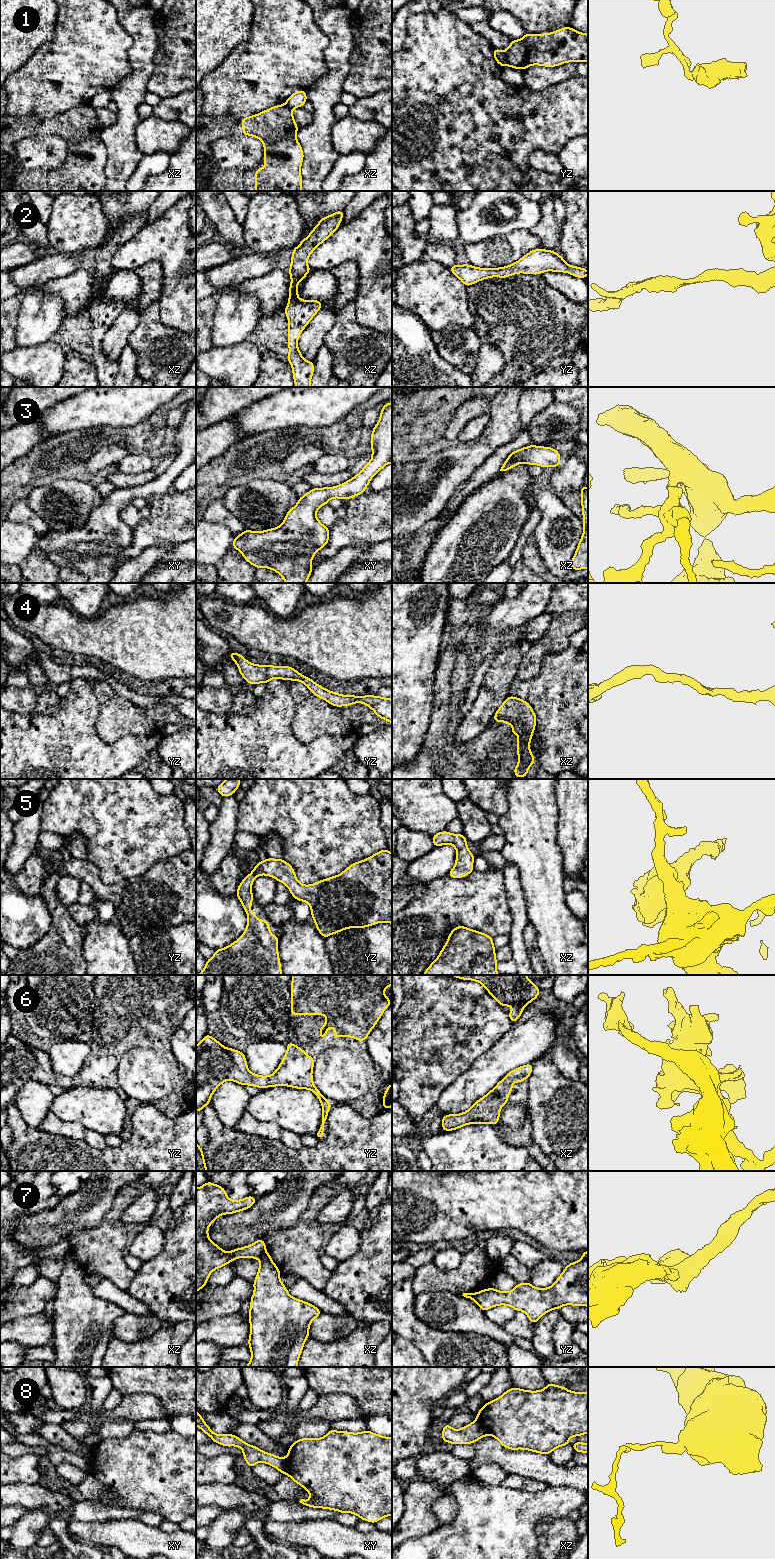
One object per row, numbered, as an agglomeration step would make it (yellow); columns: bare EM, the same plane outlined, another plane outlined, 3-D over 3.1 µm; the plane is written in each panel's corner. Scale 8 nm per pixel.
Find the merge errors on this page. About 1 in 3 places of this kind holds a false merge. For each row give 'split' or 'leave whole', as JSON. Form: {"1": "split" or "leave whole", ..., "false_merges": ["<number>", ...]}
{"1": "split", "2": "leave whole", "3": "leave whole", "4": "leave whole", "5": "leave whole", "6": "leave whole", "7": "split", "8": "split", "false_merges": ["1", "7", "8"]}

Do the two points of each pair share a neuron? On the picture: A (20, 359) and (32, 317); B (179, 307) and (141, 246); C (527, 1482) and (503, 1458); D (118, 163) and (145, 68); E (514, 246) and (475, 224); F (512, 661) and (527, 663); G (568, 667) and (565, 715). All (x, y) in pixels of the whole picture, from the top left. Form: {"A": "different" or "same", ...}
{"A": "different", "B": "same", "C": "different", "D": "same", "E": "different", "F": "different", "G": "same"}

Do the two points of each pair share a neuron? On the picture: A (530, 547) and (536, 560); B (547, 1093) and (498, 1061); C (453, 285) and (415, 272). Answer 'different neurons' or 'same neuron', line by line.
A: same neuron
B: different neurons
C: same neuron

